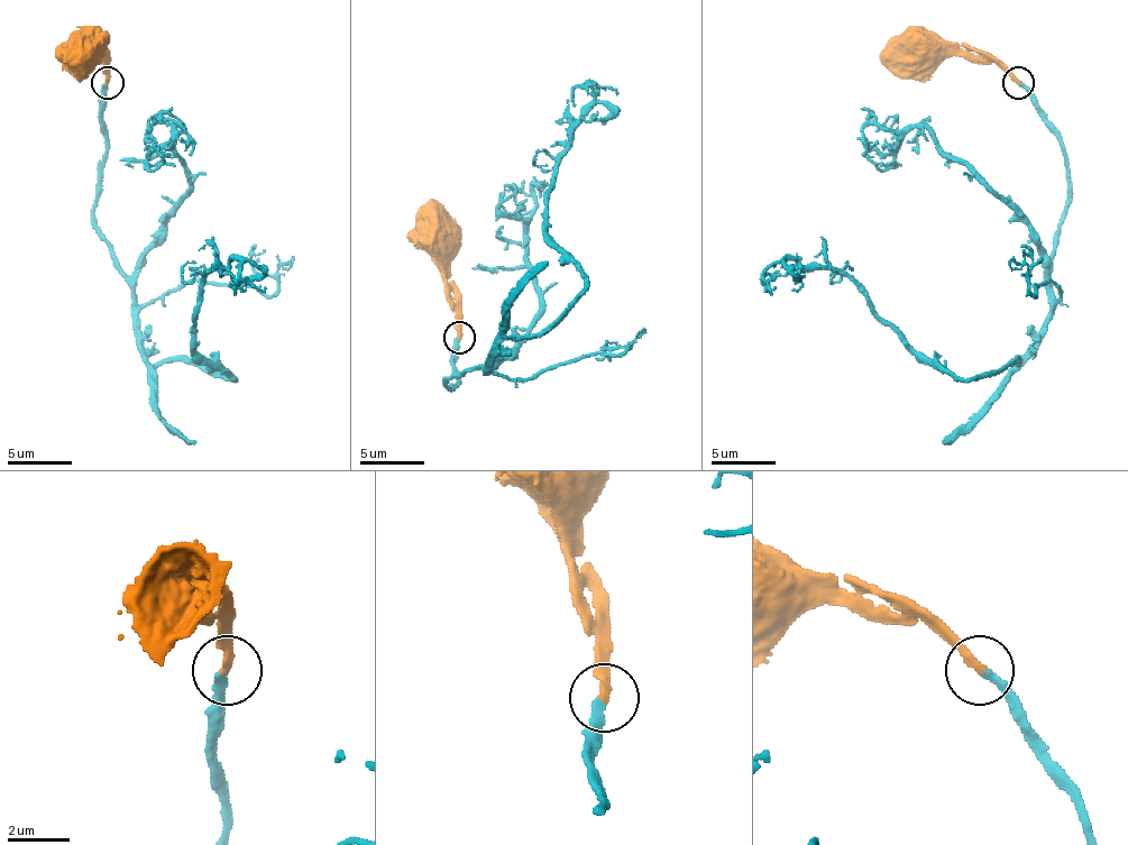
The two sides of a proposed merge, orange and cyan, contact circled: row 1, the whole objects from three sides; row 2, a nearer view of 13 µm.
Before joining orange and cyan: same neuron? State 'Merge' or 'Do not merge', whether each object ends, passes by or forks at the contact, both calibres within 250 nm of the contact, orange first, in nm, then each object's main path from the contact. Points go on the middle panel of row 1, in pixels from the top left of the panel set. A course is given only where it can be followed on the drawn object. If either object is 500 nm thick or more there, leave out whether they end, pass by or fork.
Merge. At the ring orange ends. At the ring cyan ends. Thickness 240 nm (orange) against 240 nm. Course of orange: (458, 338), (446, 267), (423, 241), (429, 226), (436, 232). Course of cyan: (458, 338), (451, 386), (584, 286), (548, 232), (551, 174), (567, 100), (587, 84), (618, 94)

